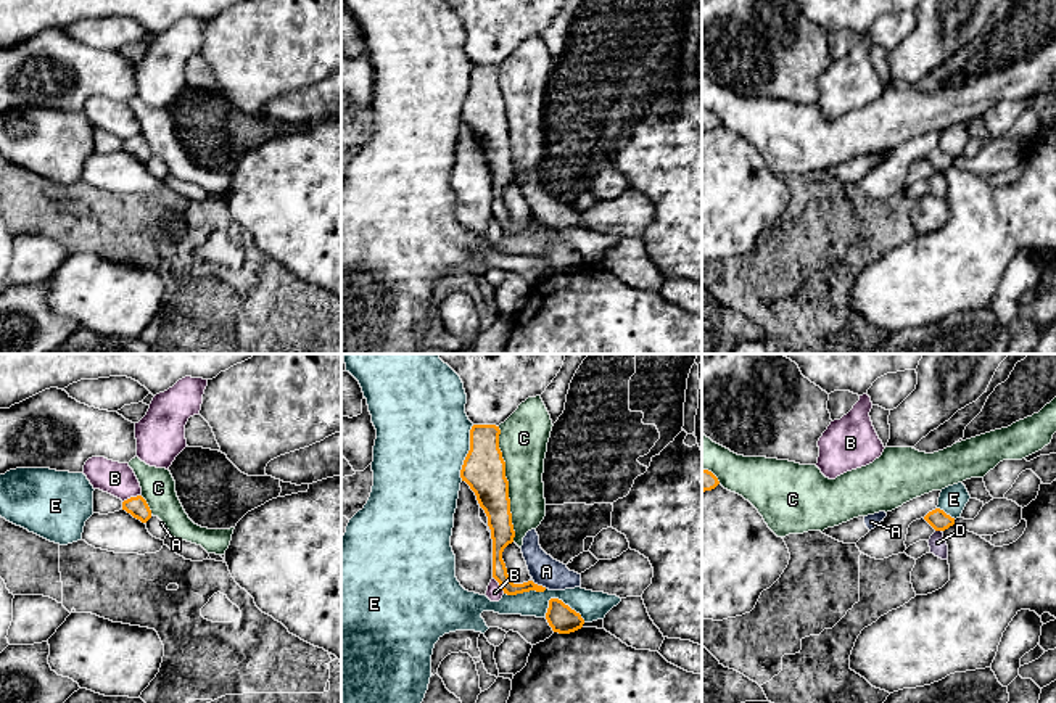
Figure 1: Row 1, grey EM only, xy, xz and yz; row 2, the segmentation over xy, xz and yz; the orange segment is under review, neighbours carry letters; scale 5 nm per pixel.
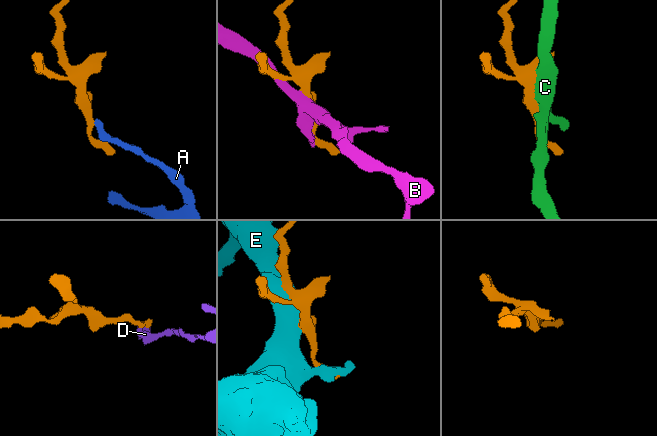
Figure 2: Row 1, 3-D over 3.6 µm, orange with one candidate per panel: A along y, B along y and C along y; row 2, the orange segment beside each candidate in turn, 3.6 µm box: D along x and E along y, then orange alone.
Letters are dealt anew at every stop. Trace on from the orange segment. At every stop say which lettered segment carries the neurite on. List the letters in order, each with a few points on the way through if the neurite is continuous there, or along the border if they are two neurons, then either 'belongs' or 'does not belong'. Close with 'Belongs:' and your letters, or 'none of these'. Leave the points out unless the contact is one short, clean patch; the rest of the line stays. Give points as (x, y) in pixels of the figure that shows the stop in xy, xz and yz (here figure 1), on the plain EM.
A: does not belong
B: does not belong
C: does not belong
D: along yz (936, 169), (940, 171) | does not belong
E: does not belong
Belongs: none of these

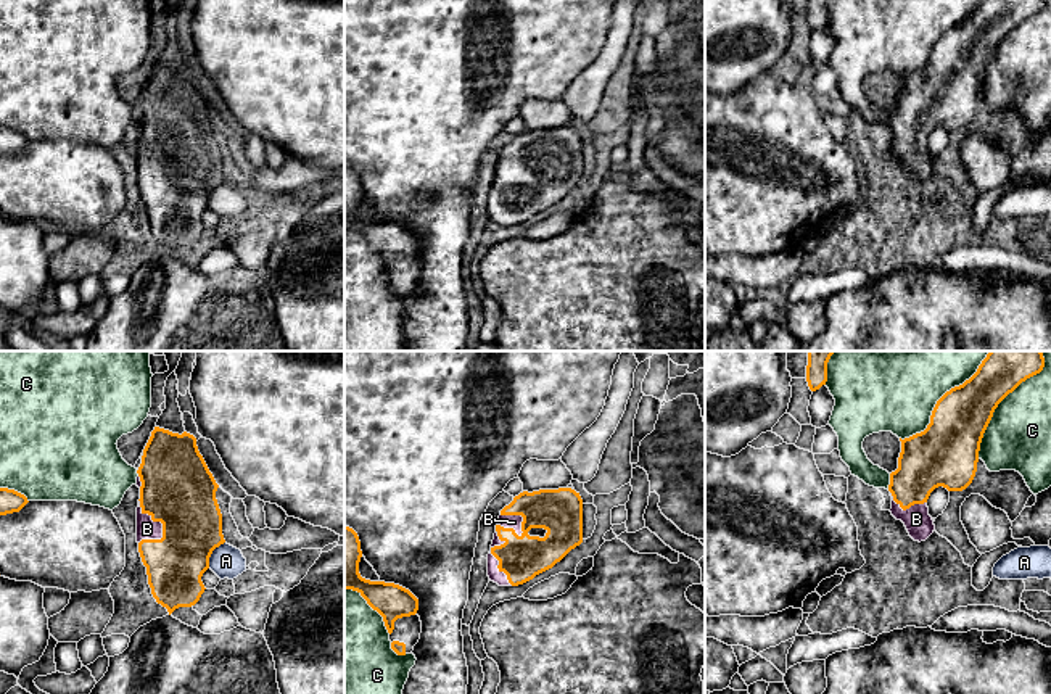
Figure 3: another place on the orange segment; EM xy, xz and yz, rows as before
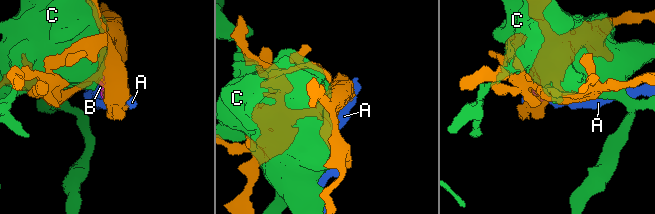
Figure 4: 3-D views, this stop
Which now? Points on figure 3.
A: along xy (224, 181), (213, 190), (208, 206) | does not belong
B: belongs
C: does not belong
Belongs: B

